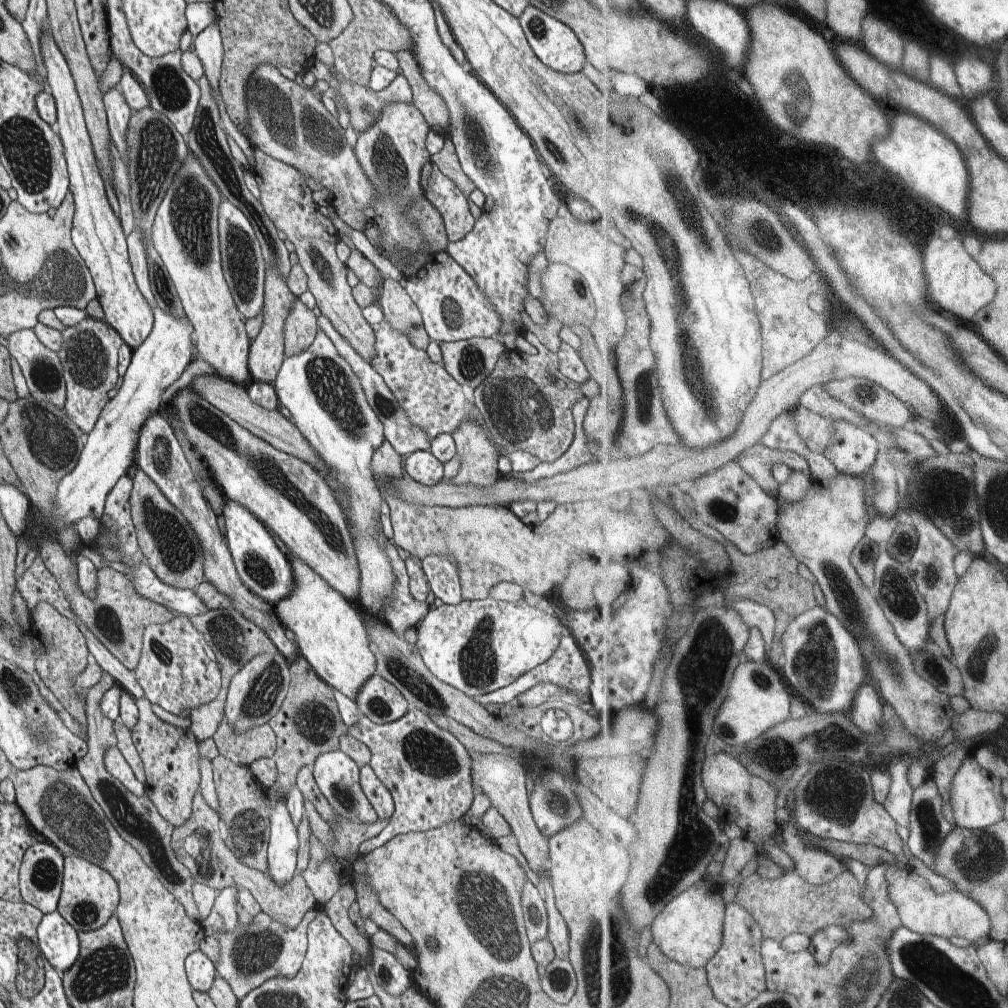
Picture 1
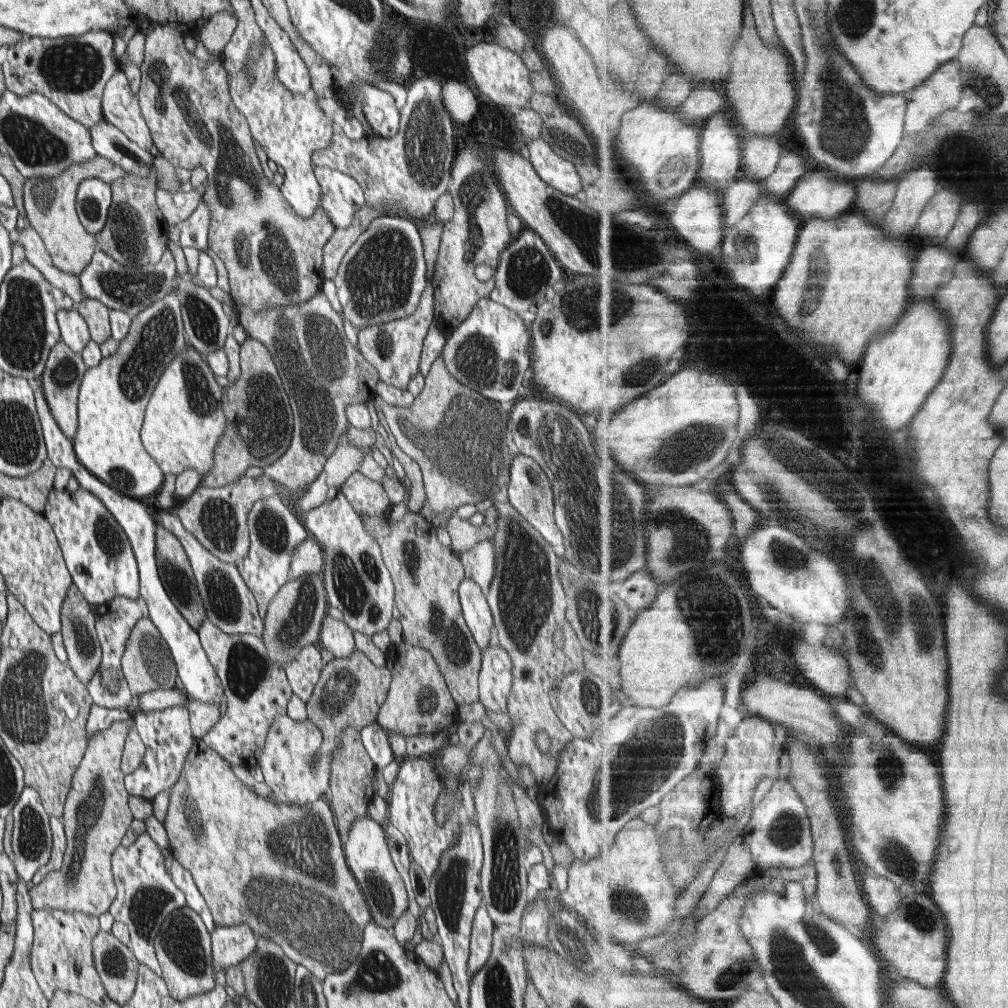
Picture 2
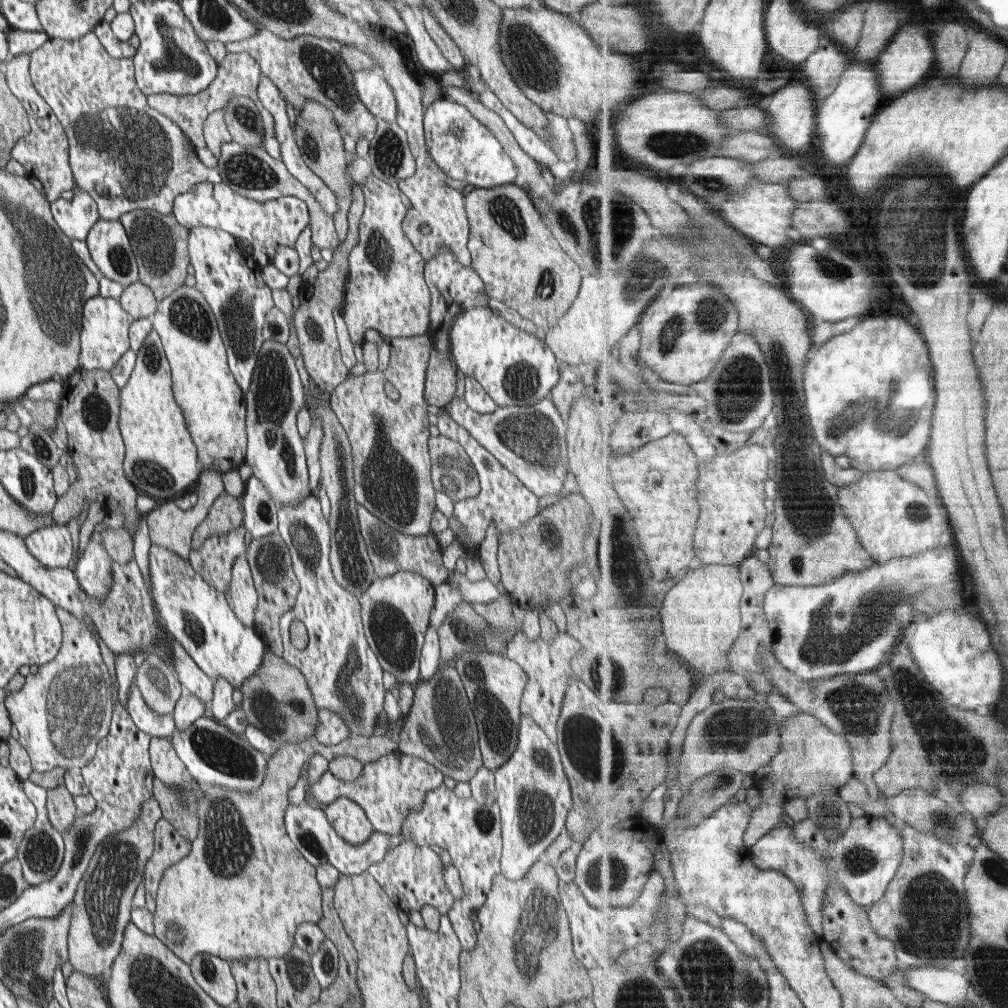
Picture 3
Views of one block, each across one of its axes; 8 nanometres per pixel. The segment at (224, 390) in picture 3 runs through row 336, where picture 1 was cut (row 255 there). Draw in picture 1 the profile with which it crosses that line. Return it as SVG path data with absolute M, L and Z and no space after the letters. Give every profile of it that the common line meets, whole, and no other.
M190 153L158 206L150 236L195 331L193 346L198 358L214 368L214 376L245 386L251 377L248 368L251 341L222 270L218 230L220 202L218 188L203 170L200 160Z

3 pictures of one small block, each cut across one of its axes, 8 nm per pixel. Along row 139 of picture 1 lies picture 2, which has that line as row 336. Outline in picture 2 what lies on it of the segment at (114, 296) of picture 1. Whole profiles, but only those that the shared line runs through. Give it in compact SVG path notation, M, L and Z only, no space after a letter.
M76 307L57 312L61 342L66 344L73 352L82 353L86 344L91 340L91 335L86 325L86 320L77 311Z

